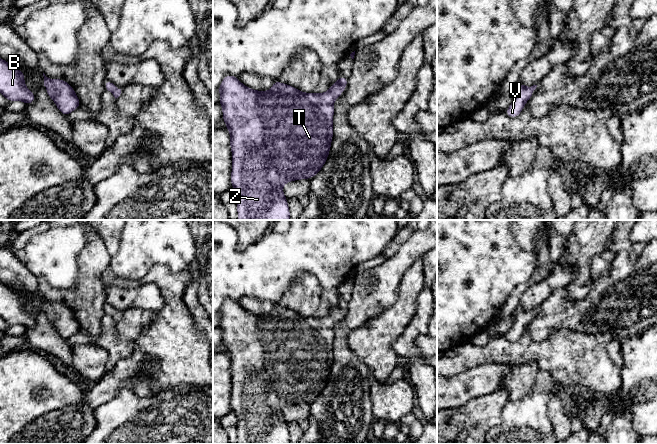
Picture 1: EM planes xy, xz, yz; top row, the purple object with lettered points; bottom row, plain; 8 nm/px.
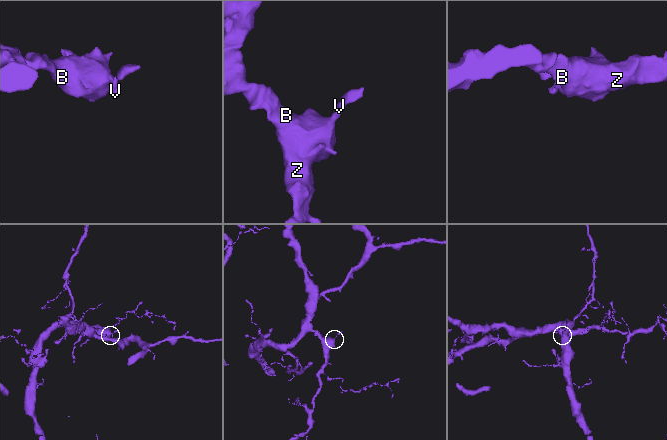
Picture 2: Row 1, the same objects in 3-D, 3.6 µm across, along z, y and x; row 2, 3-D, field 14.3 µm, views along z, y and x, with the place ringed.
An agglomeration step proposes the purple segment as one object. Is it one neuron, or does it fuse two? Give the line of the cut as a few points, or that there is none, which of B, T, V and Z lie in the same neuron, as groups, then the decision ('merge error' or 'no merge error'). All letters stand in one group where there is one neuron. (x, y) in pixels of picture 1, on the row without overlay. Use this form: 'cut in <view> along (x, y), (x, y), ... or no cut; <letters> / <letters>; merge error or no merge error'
no cut; B T V Z; no merge error

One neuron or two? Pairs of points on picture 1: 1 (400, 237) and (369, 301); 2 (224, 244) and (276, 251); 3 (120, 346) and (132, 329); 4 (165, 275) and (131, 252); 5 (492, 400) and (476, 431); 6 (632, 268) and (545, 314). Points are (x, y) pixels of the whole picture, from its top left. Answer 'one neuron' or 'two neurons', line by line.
1: two neurons
2: one neuron
3: two neurons
4: two neurons
5: one neuron
6: one neuron

